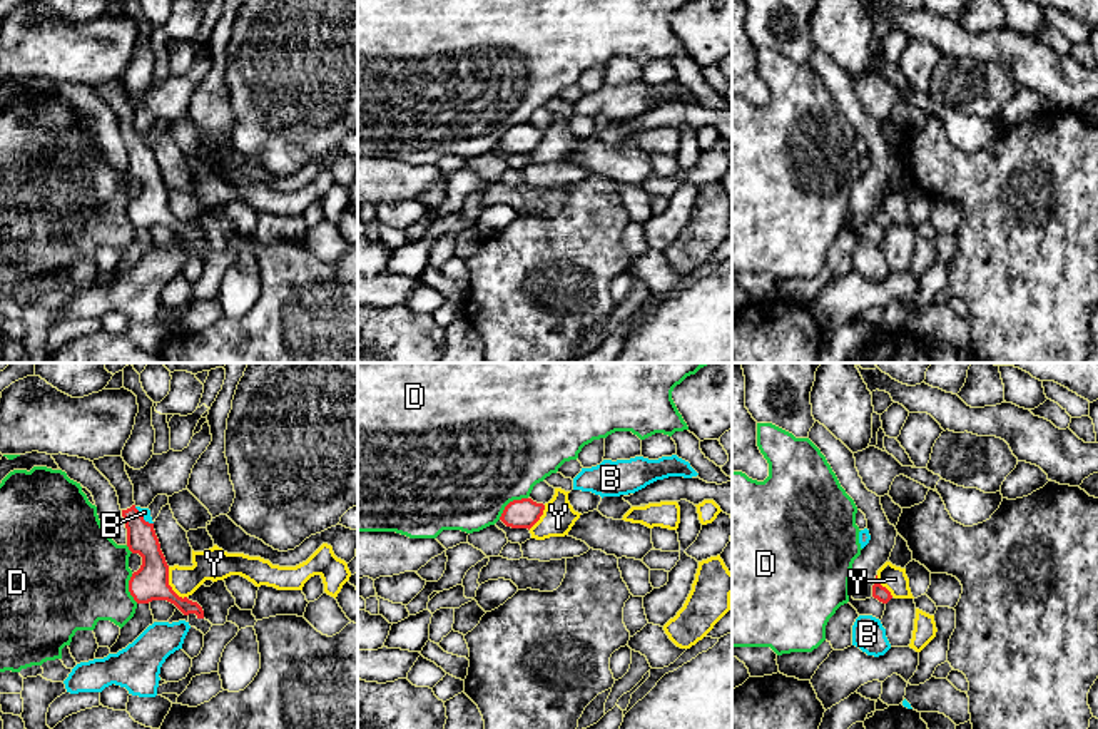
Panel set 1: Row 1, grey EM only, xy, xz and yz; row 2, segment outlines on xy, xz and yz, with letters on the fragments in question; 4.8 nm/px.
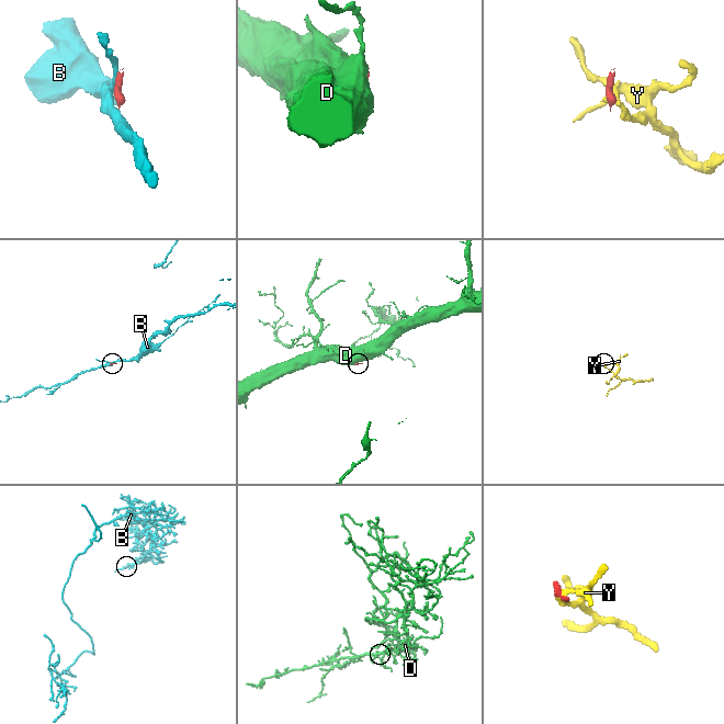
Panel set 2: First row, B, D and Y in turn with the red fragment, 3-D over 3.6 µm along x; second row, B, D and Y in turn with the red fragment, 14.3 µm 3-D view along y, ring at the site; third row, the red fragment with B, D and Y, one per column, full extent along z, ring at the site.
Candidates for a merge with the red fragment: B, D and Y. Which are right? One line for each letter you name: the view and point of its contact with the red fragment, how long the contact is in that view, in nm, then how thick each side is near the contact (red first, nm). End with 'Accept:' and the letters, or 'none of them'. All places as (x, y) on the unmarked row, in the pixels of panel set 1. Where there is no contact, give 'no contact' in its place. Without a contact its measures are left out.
Accept: none of them

